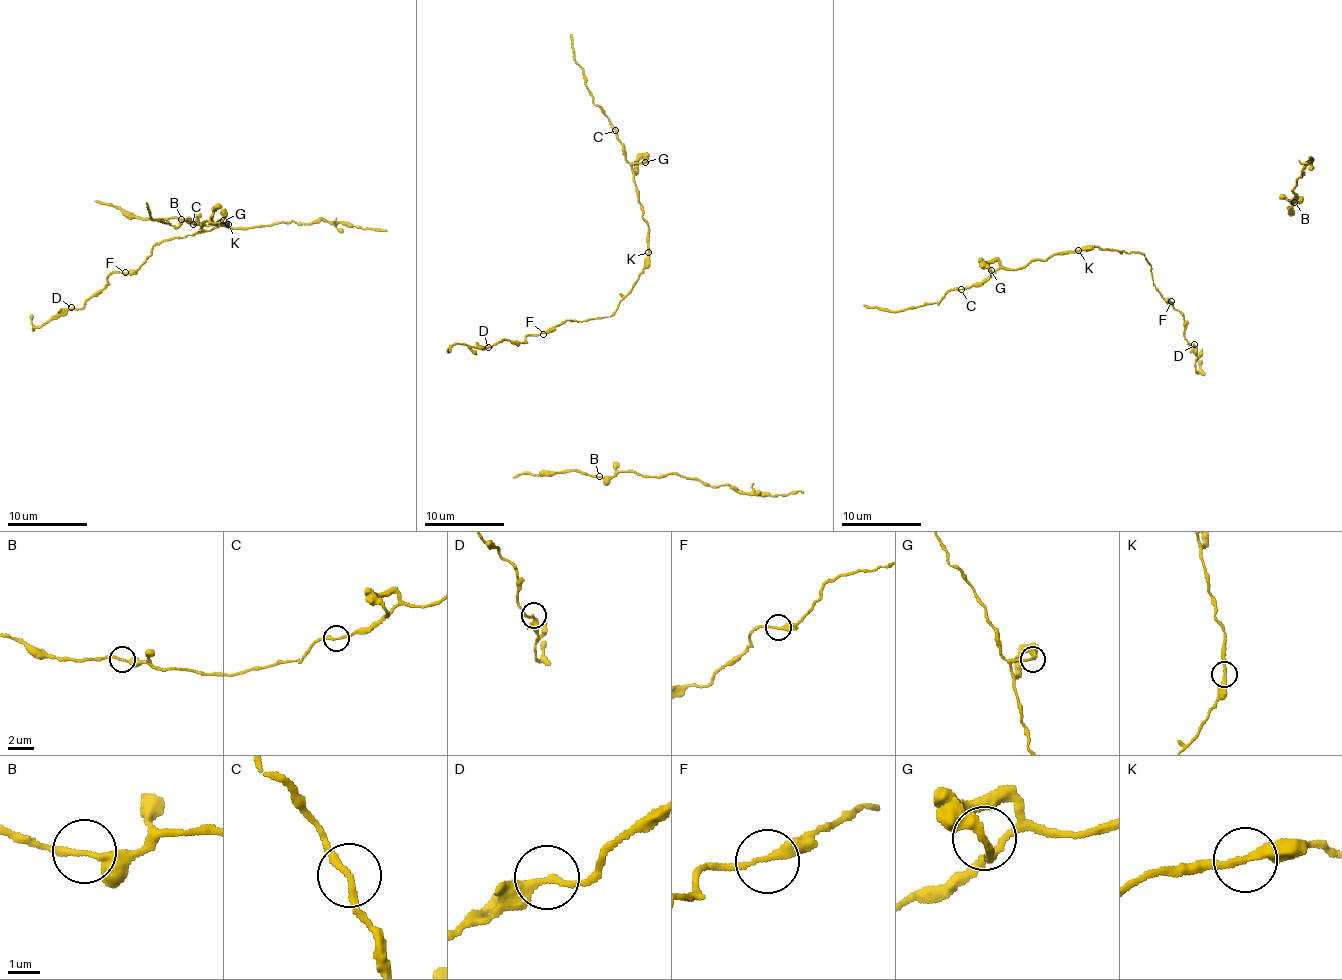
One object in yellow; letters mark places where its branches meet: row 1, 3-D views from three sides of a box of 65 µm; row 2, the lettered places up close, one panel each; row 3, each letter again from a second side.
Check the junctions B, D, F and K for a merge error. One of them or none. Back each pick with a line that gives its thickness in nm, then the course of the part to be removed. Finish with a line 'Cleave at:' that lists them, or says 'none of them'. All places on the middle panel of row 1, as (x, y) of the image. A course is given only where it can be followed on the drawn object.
Cleave at: none of them

